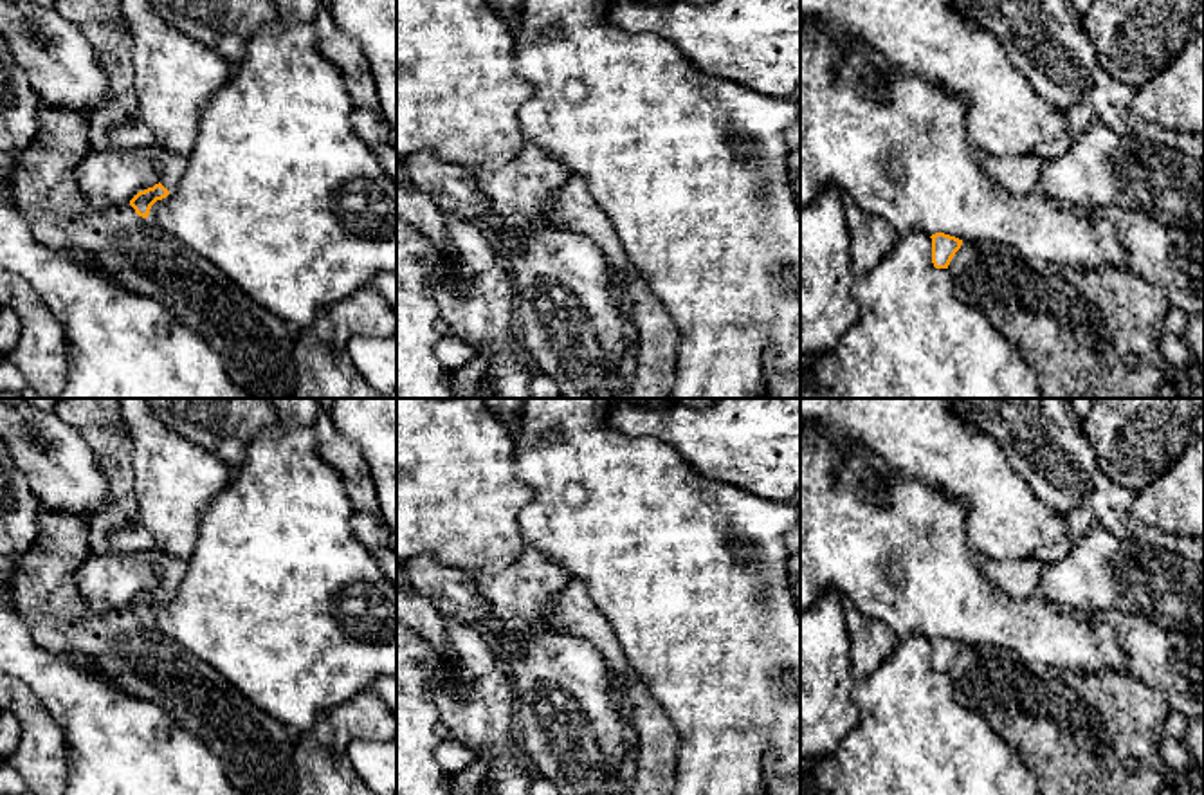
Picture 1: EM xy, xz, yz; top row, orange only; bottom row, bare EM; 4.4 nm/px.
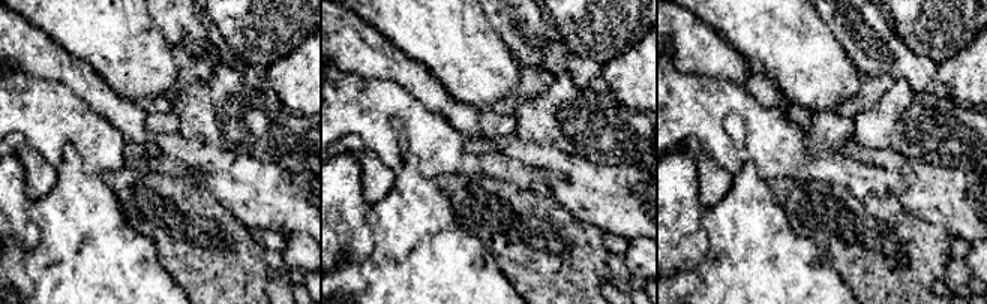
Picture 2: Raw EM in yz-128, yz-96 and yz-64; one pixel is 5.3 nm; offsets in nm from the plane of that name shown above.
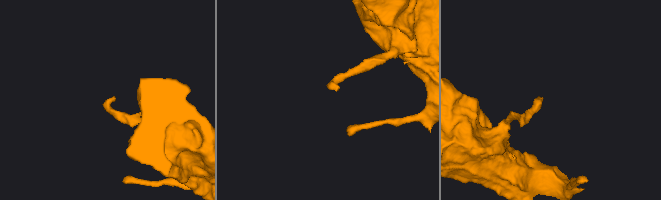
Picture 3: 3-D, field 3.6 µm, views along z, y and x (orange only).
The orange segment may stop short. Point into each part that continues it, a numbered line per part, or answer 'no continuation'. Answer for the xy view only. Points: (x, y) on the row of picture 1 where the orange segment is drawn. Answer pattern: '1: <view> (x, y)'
1: xy (172, 164)

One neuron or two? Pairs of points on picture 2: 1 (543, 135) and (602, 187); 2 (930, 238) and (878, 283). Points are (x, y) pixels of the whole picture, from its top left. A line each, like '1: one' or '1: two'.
1: two
2: one

